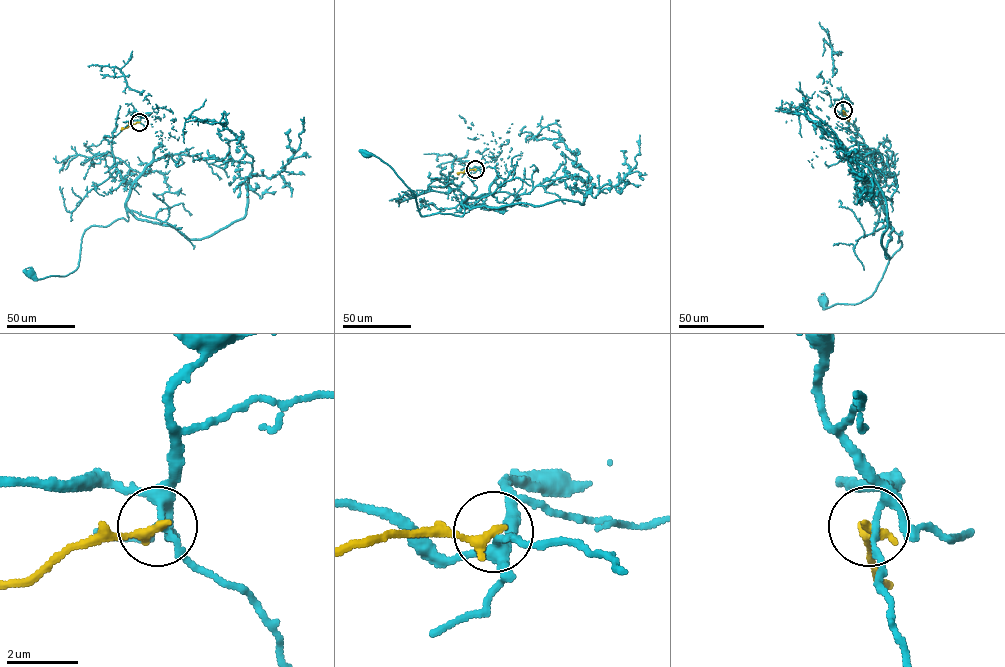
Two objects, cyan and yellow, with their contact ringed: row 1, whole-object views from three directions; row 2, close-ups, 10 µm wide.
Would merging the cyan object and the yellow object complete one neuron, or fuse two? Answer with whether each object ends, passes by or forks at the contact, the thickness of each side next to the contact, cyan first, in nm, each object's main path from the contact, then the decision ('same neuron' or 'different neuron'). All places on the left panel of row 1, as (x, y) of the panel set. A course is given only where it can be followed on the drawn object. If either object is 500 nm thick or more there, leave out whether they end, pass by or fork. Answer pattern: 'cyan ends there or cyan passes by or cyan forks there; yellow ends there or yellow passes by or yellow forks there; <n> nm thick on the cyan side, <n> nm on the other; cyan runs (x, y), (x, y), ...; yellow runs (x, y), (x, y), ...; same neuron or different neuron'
cyan forks there; yellow ends there; 160 nm thick on the cyan side, 300 nm on the other; cyan runs (139, 122), (112, 134), (114, 163), (130, 185), (128, 220), (90, 226), (79, 266), (68, 275), (28, 274); yellow runs (139, 122), (121, 130); different neuron

